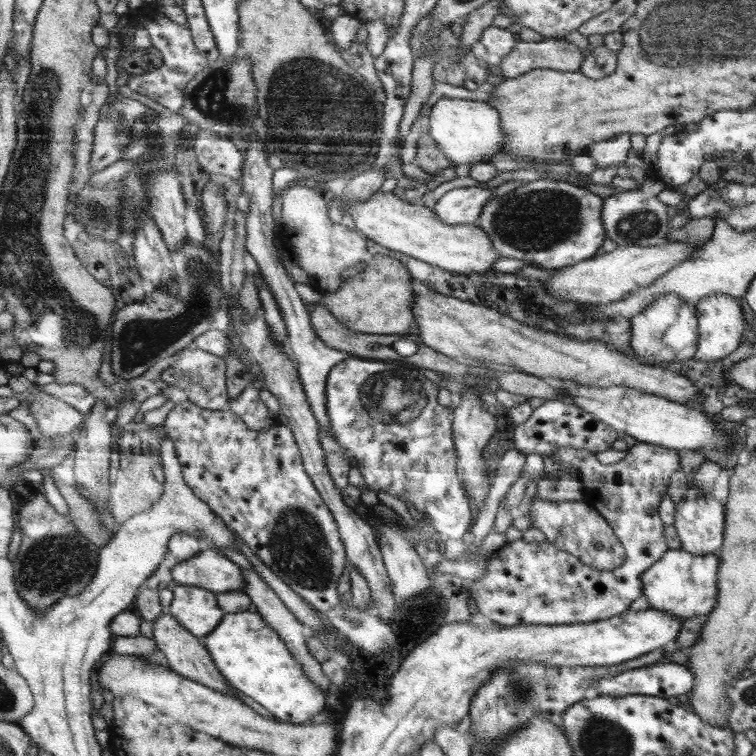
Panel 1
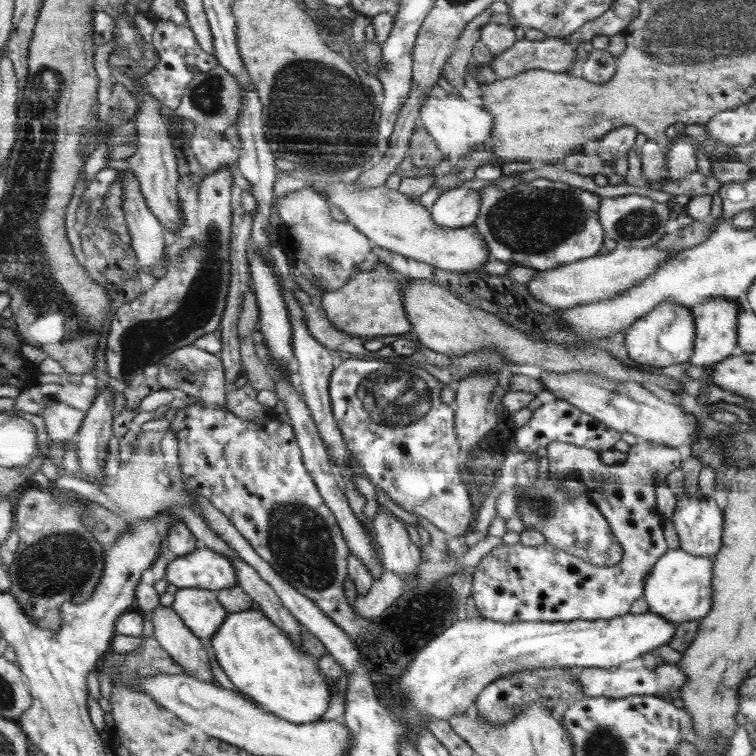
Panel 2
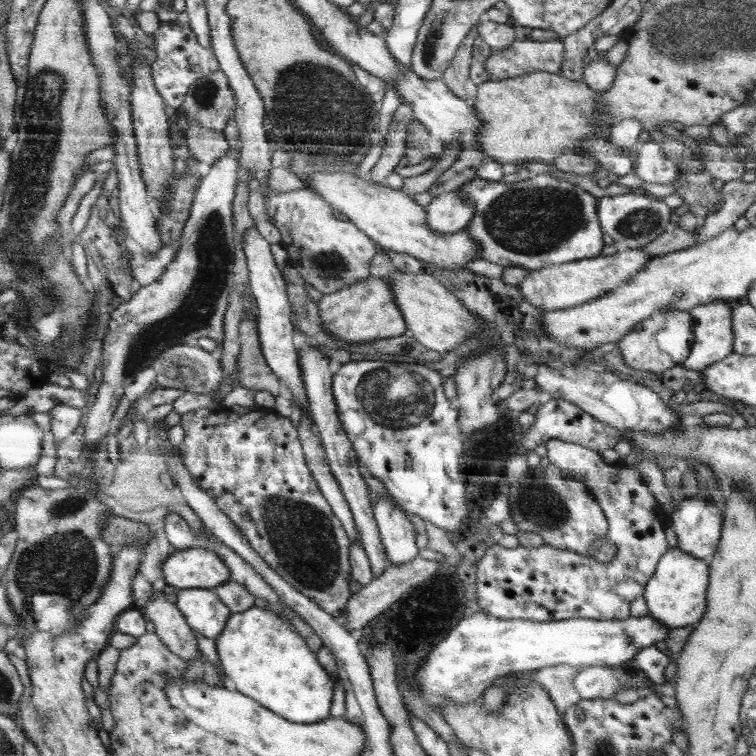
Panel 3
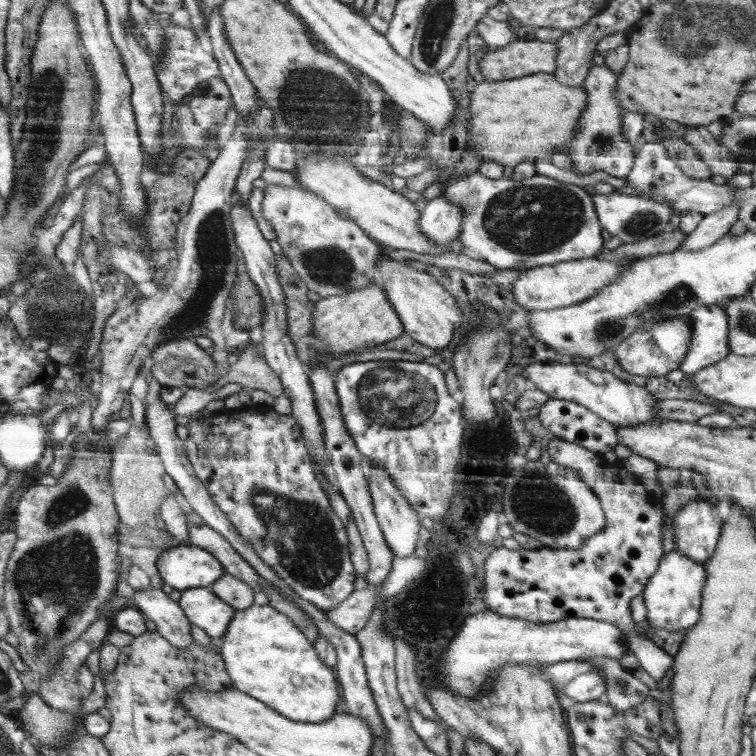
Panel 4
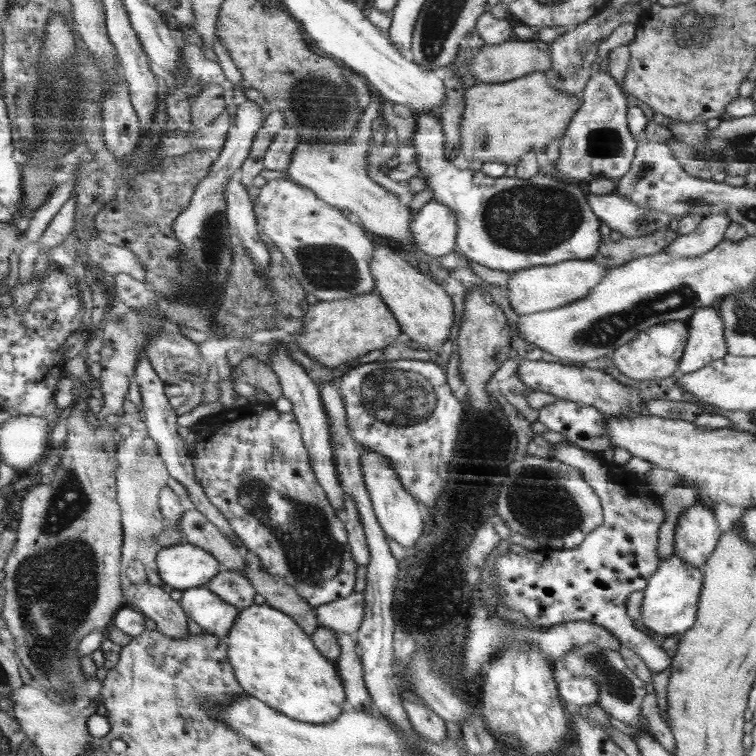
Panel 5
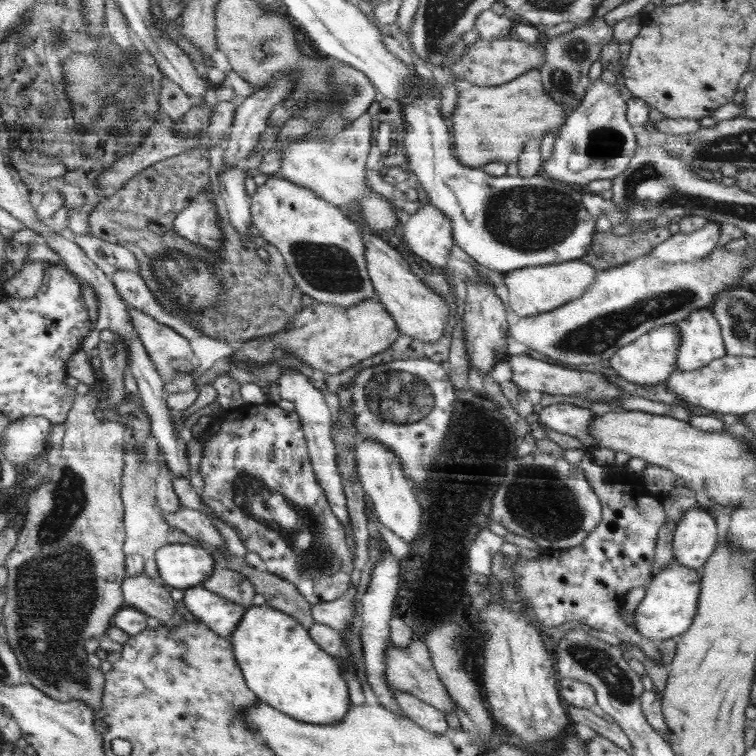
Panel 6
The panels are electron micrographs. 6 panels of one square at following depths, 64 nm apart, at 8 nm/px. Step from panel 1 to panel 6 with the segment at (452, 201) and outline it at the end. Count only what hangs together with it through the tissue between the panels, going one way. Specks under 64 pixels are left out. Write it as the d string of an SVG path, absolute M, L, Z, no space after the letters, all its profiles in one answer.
M432 204L424 205L413 216L404 218L403 239L418 257L446 267L449 252L454 246L453 222L442 209Z

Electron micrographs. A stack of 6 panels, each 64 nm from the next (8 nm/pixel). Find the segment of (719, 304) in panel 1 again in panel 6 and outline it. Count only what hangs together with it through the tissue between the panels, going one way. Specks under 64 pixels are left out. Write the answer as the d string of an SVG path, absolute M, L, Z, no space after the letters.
M710 307L694 310L690 317L676 325L681 336L677 356L678 371L705 368L728 354L720 322Z

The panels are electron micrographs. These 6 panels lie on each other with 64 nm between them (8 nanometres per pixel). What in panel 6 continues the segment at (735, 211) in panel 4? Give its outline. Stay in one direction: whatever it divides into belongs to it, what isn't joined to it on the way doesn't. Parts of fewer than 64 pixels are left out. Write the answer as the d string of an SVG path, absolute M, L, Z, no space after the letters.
M707 221L701 230L690 234L673 234L669 240L658 244L648 255L668 263L692 262L710 254L720 242L720 222Z

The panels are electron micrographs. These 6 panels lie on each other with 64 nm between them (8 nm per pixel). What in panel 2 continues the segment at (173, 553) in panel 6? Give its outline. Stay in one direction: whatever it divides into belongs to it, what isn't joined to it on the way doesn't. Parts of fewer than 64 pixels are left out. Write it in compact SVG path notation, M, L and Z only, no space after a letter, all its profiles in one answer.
M205 546L187 556L175 557L165 579L178 589L196 587L218 591L237 585L231 560Z

